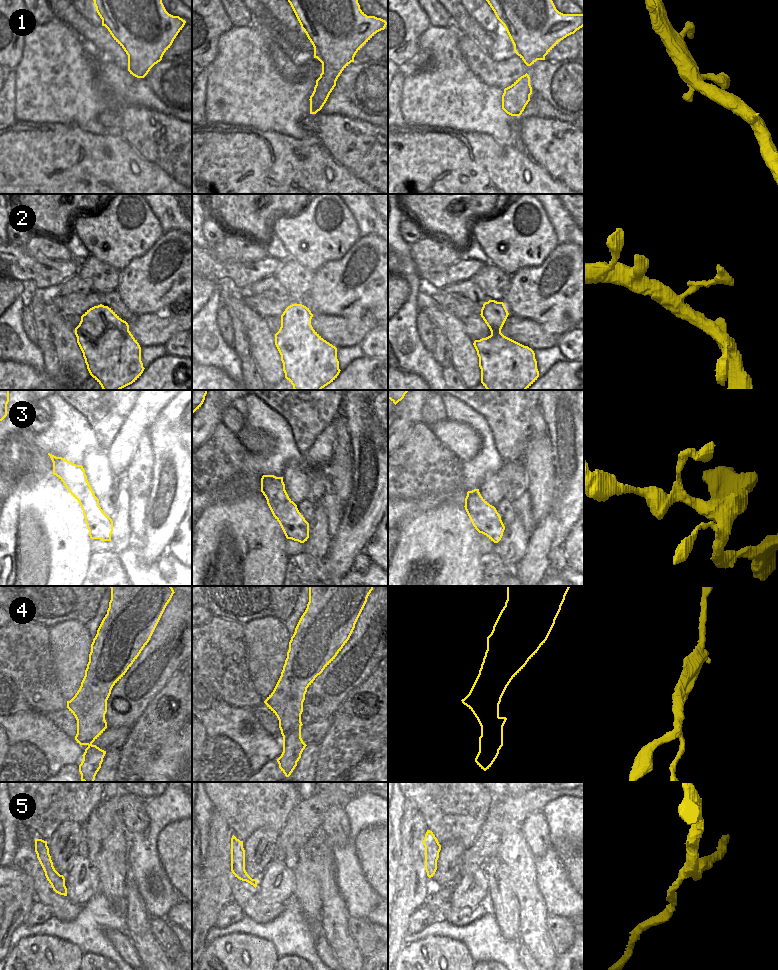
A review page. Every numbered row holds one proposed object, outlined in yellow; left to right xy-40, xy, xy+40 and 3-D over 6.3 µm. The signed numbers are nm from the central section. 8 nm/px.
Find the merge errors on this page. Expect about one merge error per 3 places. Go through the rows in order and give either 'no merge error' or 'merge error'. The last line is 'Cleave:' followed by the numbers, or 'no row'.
1: no merge error
2: no merge error
3: no merge error
4: merge error
5: no merge error
Cleave: 4

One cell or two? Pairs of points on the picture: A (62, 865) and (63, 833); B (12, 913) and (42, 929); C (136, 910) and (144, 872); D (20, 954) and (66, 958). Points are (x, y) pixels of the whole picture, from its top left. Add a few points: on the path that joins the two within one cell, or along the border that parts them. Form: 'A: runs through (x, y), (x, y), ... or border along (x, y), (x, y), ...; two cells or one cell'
A: runs through (62, 857), (59, 849), (62, 846), (62, 841); one cell
B: border along (23, 922), (11, 934), (10, 940); two cells
C: border along (130, 872), (130, 877), (136, 884), (149, 915); two cells
D: runs through (31, 958), (55, 958); one cell

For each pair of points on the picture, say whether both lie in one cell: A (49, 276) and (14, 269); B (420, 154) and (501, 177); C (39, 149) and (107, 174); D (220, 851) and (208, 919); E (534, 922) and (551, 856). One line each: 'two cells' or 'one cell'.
A: one cell
B: one cell
C: one cell
D: one cell
E: two cells

